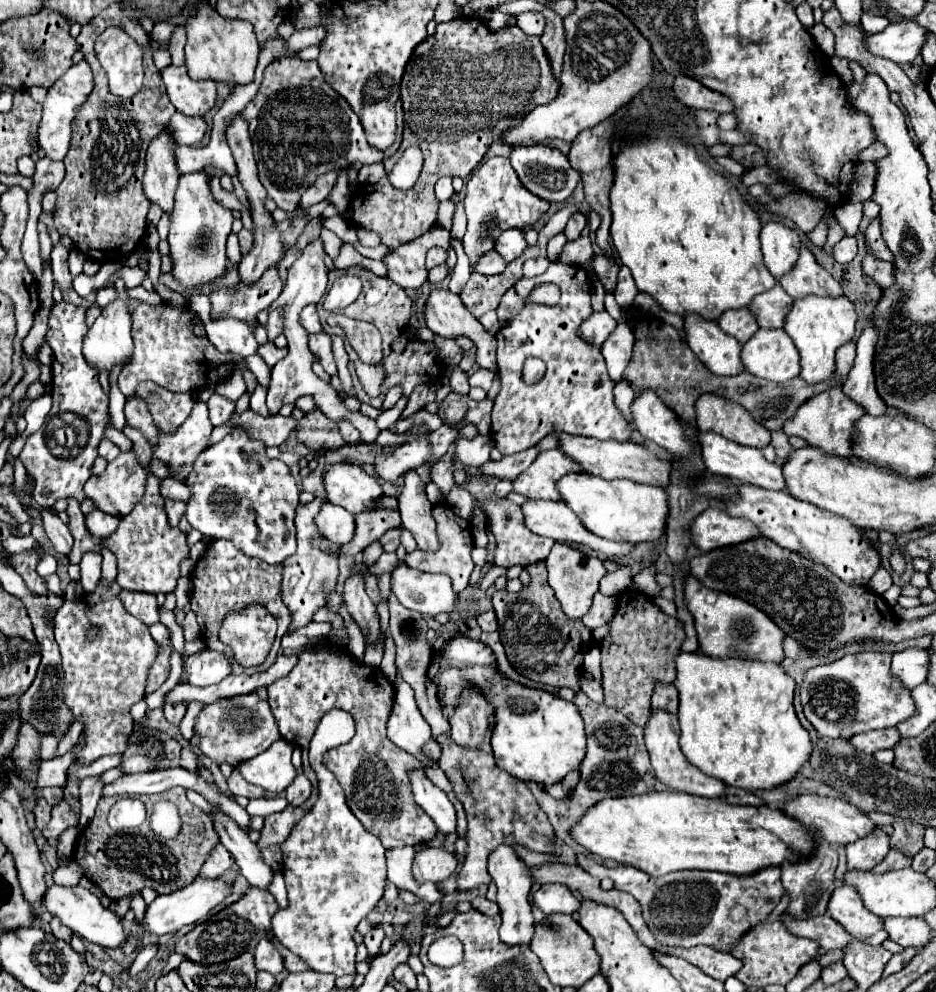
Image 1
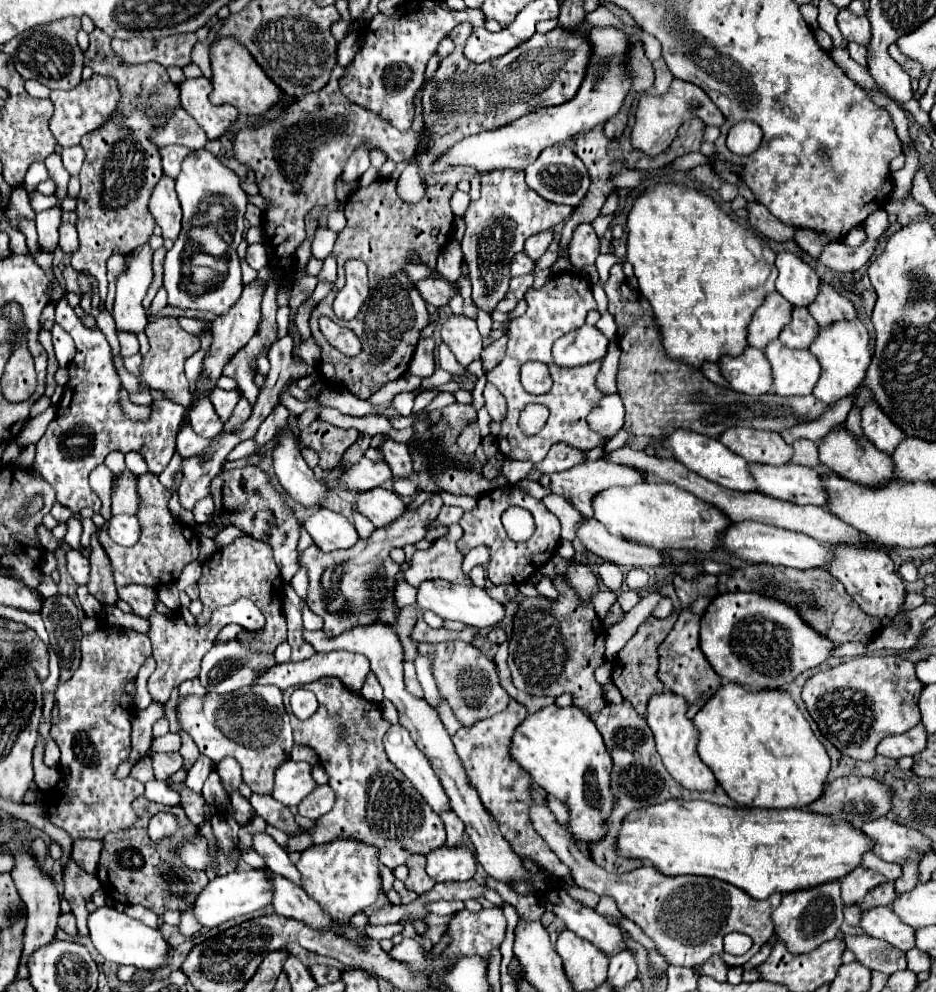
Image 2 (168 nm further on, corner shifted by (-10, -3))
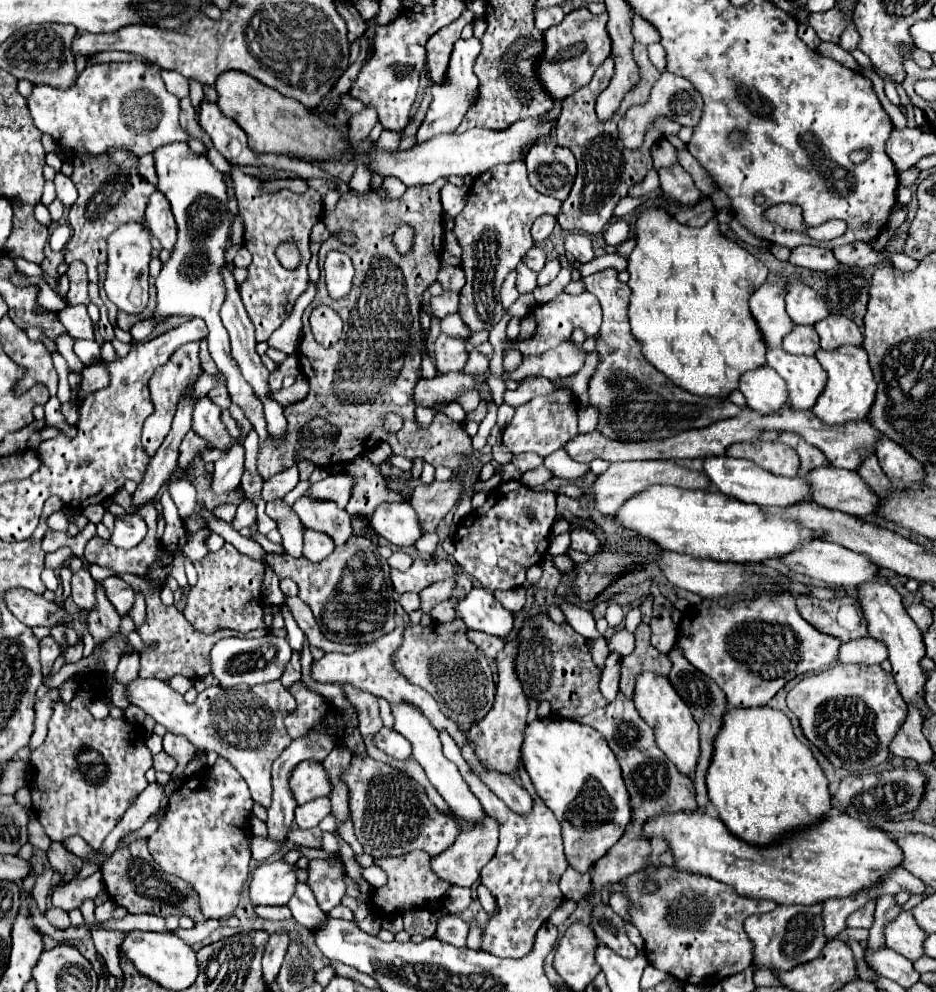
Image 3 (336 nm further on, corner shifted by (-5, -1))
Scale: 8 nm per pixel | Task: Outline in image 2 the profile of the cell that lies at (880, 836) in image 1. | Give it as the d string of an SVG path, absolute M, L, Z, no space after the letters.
M867 853L863 857L863 863L851 871L847 877L841 879L841 901L843 907L861 903L861 899L875 887L887 883L887 881L897 881L901 877L901 867L887 863L875 853Z

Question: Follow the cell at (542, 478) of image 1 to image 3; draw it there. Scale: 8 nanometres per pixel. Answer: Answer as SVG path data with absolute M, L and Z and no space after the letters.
M616 461L612 463L604 473L596 475L594 479L594 507L596 511L600 511L602 515L614 515L616 509L634 493L650 487L650 485L676 485L676 487L688 487L688 489L704 489L710 485L710 479L706 479L706 475L696 473L696 471L688 471L672 461Z

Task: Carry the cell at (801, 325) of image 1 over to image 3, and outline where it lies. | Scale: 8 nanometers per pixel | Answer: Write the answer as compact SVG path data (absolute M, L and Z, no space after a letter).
M840 345L832 351L824 351L820 349L814 355L820 365L824 367L824 371L828 373L828 381L824 385L824 391L818 397L818 403L814 405L814 413L830 423L830 425L838 425L838 423L846 423L850 419L866 419L870 405L874 401L876 395L876 381L872 377L872 369L868 363L868 355L864 351L864 347L860 345Z

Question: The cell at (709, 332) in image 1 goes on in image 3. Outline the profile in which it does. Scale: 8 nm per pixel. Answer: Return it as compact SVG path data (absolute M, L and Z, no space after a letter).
M762 365L752 371L746 371L746 375L740 375L740 391L746 397L746 405L762 415L778 411L782 405L786 405L786 383L782 383L782 377L772 371L772 367Z

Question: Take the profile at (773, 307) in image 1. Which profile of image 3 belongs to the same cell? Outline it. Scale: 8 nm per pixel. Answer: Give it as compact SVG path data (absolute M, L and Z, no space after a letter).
M794 325L794 329L782 339L782 349L794 355L814 355L820 349L818 333L810 325Z

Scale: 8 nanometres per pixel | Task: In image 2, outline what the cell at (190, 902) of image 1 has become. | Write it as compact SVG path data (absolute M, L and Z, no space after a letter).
M251 869L247 873L233 871L229 875L215 877L203 889L203 893L197 897L197 901L193 905L193 911L195 911L197 921L205 929L213 929L213 927L217 927L217 925L221 925L229 919L235 919L239 915L245 915L245 913L257 911L261 907L267 907L267 905L271 905L271 901L273 901L273 889L271 889L271 883L269 883L269 877L265 875L265 871L261 871L261 869Z

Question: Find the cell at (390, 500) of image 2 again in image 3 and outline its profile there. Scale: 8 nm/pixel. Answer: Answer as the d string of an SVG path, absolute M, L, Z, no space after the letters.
M406 501L380 503L374 515L370 517L370 525L376 533L380 533L384 539L398 547L414 545L414 541L422 537L416 513Z

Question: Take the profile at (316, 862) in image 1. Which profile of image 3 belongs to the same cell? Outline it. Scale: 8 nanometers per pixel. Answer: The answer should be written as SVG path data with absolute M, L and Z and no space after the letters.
M334 853L330 859L312 859L306 871L306 883L314 891L318 907L322 907L324 913L330 913L336 905L340 905L342 897L346 895L346 871L340 853Z

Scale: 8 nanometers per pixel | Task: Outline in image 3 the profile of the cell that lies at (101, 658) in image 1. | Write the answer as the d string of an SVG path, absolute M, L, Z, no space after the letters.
M96 675L80 683L70 703L54 701L46 741L32 751L32 809L52 841L80 835L94 851L118 825L130 799L140 795L148 781L144 773L152 767L152 755L144 745L144 729L128 719L94 719L88 703L94 699Z

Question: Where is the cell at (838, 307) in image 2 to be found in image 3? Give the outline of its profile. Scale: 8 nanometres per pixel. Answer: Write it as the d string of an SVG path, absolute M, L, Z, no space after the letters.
M830 313L822 321L818 321L814 327L816 327L816 333L820 335L822 349L834 349L834 347L840 347L842 343L862 345L860 329L856 327L856 323L852 319L848 319L844 315Z

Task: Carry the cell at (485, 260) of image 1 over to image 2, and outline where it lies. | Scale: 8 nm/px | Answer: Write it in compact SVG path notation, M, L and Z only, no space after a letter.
M517 253L511 263L511 275L525 275L535 269L535 261L531 257L525 257L525 253Z

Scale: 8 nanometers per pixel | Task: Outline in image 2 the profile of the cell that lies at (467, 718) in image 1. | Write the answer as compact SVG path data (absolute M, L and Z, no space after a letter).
M463 641L419 643L417 653L419 655L433 655L433 667L431 667L433 679L463 727L471 727L477 721L487 719L507 707L509 695L499 685L495 665L471 643L463 643Z

